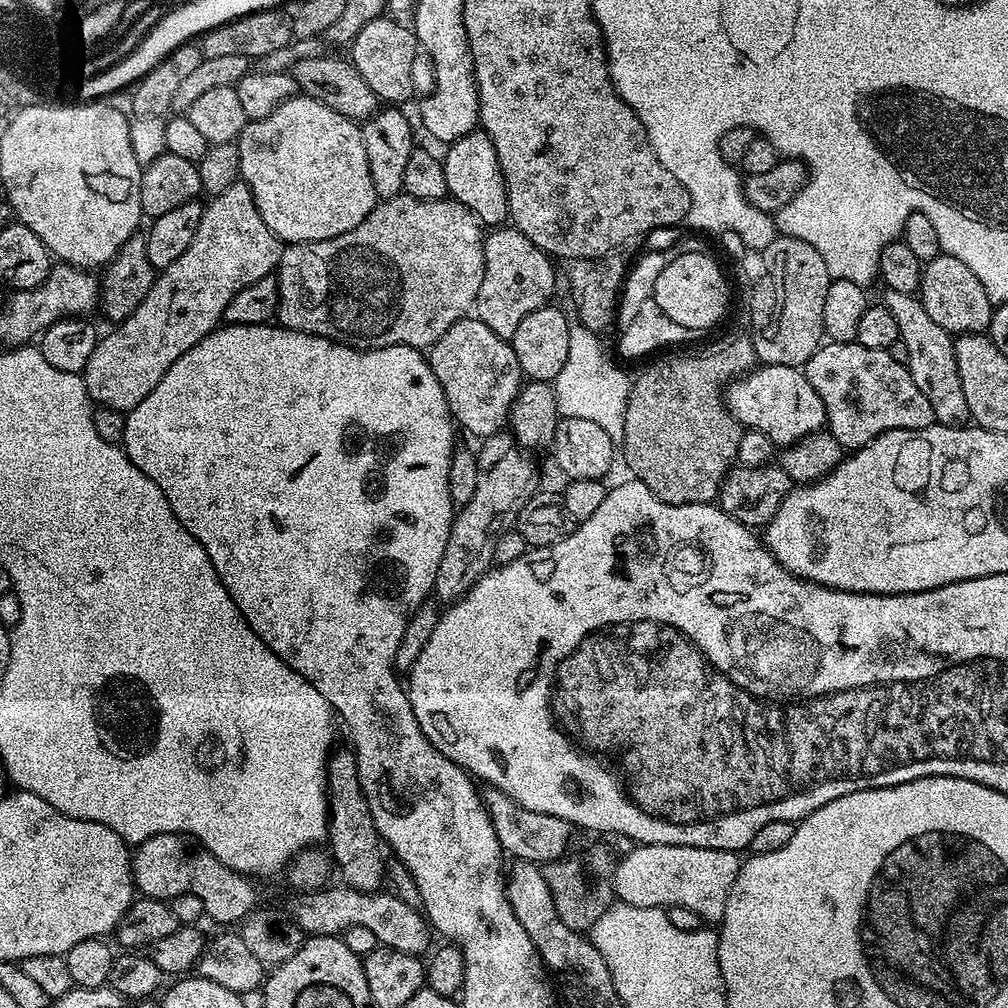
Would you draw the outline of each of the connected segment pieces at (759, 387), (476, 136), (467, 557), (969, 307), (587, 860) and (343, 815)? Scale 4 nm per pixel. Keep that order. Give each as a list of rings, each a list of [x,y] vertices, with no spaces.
[[[768,364],[757,367],[727,385],[726,403],[741,426],[766,434],[776,446],[797,444],[826,424],[822,398],[818,398],[818,390],[810,386],[799,367]]]
[[[477,130],[458,138],[447,145],[443,153],[444,173],[448,196],[466,206],[476,215],[484,226],[500,226],[508,220],[508,199],[504,175],[498,166],[498,154],[494,150],[494,142],[482,130]]]
[[[511,435],[485,436],[481,444],[475,453],[478,484],[474,496],[453,515],[450,538],[446,538],[446,550],[442,550],[442,562],[438,562],[434,596],[444,606],[455,604],[493,567],[494,544],[509,526],[515,525],[522,506],[538,492],[536,464]]]
[[[943,254],[927,261],[918,295],[922,306],[926,306],[926,314],[930,314],[930,318],[934,318],[942,330],[951,332],[953,337],[987,333],[994,305],[982,282],[978,282],[978,274],[974,274],[966,262]]]
[[[574,852],[543,865],[543,870],[546,886],[550,886],[550,894],[554,894],[554,910],[558,910],[558,918],[562,918],[570,930],[584,934],[592,929],[594,922],[598,922],[598,918],[614,903],[614,868],[611,863],[608,865],[604,861],[600,852]]]
[[[337,747],[328,757],[328,834],[327,843],[332,843],[331,859],[340,867],[340,880],[350,888],[358,891],[375,892],[384,880],[384,852],[378,830],[374,826],[374,818],[370,814],[370,806],[366,802],[366,794],[362,794],[362,782],[358,778],[358,762],[356,753],[351,747]]]

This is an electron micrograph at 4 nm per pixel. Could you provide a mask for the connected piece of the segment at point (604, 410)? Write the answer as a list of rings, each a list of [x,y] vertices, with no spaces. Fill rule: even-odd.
[[[580,321],[570,322],[569,357],[558,378],[552,382],[556,408],[561,417],[585,418],[596,422],[614,442],[620,442],[624,439],[630,376],[614,361],[604,360],[604,346],[600,339],[597,333],[590,331]]]

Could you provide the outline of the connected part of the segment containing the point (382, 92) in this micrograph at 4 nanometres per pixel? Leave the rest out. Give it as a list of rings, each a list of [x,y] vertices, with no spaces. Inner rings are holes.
[[[381,14],[376,20],[362,27],[361,32],[350,43],[350,50],[350,61],[381,101],[392,106],[400,106],[403,105],[403,100],[411,98],[418,45],[416,33],[407,23]]]

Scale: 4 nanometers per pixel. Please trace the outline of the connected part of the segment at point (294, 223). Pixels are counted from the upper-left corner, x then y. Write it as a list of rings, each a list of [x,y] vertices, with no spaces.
[[[305,94],[291,96],[266,118],[248,121],[238,137],[236,149],[240,163],[239,179],[252,191],[262,222],[266,222],[282,242],[301,244],[346,234],[365,220],[378,203],[374,182],[370,182],[361,125],[314,97]]]

